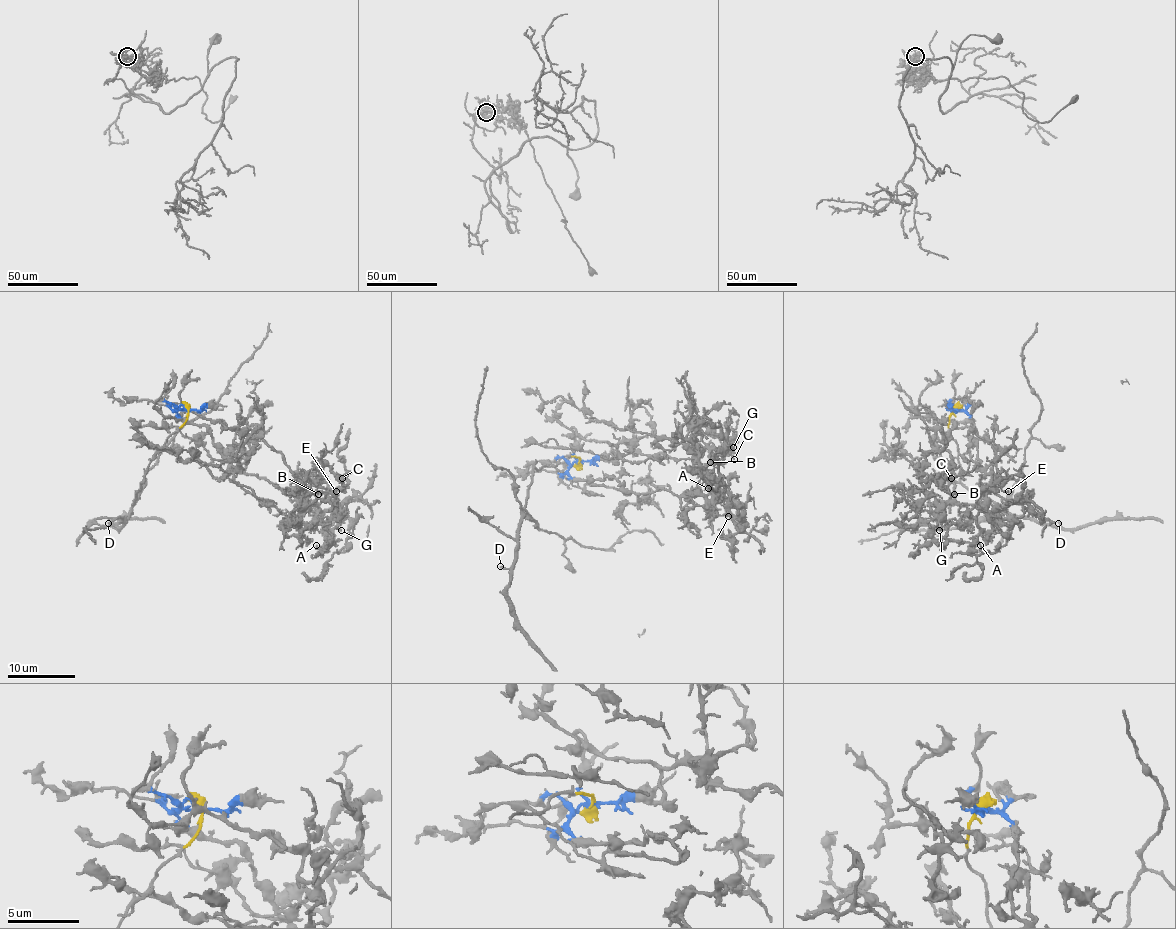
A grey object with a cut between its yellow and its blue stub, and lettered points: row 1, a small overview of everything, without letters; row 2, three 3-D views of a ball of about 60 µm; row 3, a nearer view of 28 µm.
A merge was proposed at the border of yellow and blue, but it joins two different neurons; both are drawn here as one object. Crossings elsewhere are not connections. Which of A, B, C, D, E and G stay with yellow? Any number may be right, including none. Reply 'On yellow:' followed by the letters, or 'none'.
On yellow: D

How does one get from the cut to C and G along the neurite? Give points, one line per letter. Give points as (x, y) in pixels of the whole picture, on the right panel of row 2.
C: (955, 408), (968, 415), (987, 511), (960, 504), (941, 481), (953, 465), (943, 476), (951, 477)
G: (955, 408), (968, 415), (970, 459), (985, 474), (987, 511), (958, 524), (940, 521), (940, 531)

